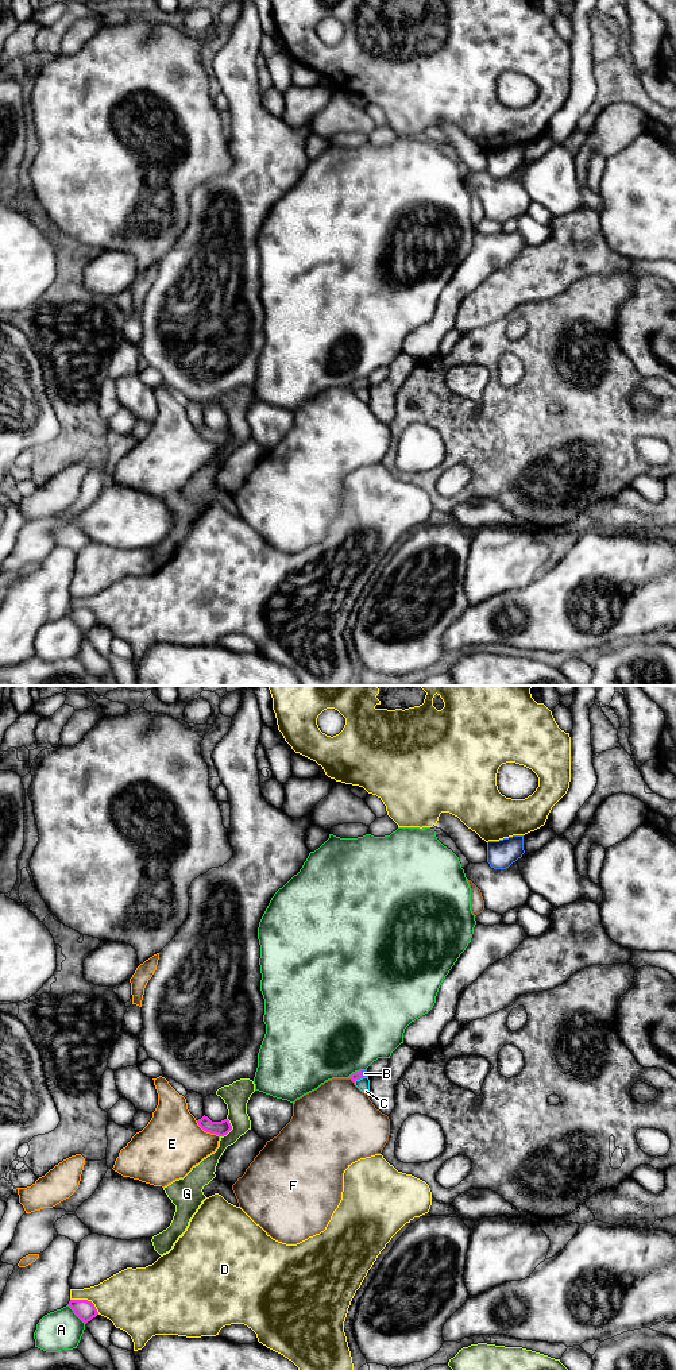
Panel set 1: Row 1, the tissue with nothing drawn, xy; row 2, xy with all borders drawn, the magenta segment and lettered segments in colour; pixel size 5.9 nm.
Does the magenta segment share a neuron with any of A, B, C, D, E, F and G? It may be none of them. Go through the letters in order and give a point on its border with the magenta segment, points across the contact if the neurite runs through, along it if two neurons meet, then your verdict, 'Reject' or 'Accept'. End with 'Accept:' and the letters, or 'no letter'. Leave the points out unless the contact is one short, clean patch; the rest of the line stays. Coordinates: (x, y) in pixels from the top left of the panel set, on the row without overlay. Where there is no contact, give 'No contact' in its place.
A: Touches magenta at xy (76, 622). Reject
B: Touches magenta at xy (360, 382). Path across: xy (355, 385), (360, 382), (364, 382). Accept
C: Touches magenta at xy (358, 388). Boundary: xy (363, 386), (354, 390). Reject
D: Touches magenta at xy (87, 609). Reject
E: Touches magenta at xy (207, 440). Reject
F: Touches magenta at xy (351, 388). Reject
G: Touches magenta at xy (231, 437). Reject
Accept: B

